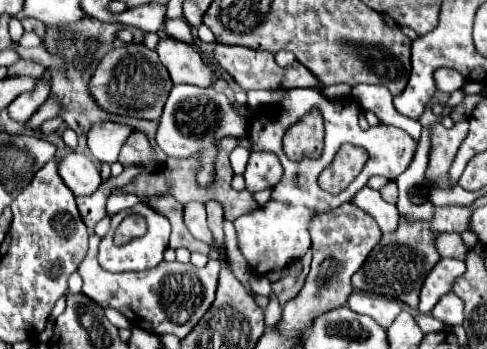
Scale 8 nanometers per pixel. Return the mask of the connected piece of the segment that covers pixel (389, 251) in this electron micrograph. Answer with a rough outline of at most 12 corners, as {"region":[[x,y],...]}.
{"region":[[434,207],[430,221],[400,215],[354,289],[416,311],[440,261],[434,235],[464,233],[468,207]]}

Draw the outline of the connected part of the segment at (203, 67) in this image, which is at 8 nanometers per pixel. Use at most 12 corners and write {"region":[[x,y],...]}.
{"region":[[166,39],[158,55],[174,83],[210,87],[214,69],[190,45]]}

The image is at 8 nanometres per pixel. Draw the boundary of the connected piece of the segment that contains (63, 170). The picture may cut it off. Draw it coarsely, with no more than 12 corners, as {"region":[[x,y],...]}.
{"region":[[72,151],[58,167],[68,189],[92,195],[102,183],[98,167]]}

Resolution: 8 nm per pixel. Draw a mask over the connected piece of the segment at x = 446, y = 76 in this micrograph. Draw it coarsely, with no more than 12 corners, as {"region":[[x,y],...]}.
{"region":[[454,69],[434,73],[436,87],[444,93],[458,91],[466,79]]}

